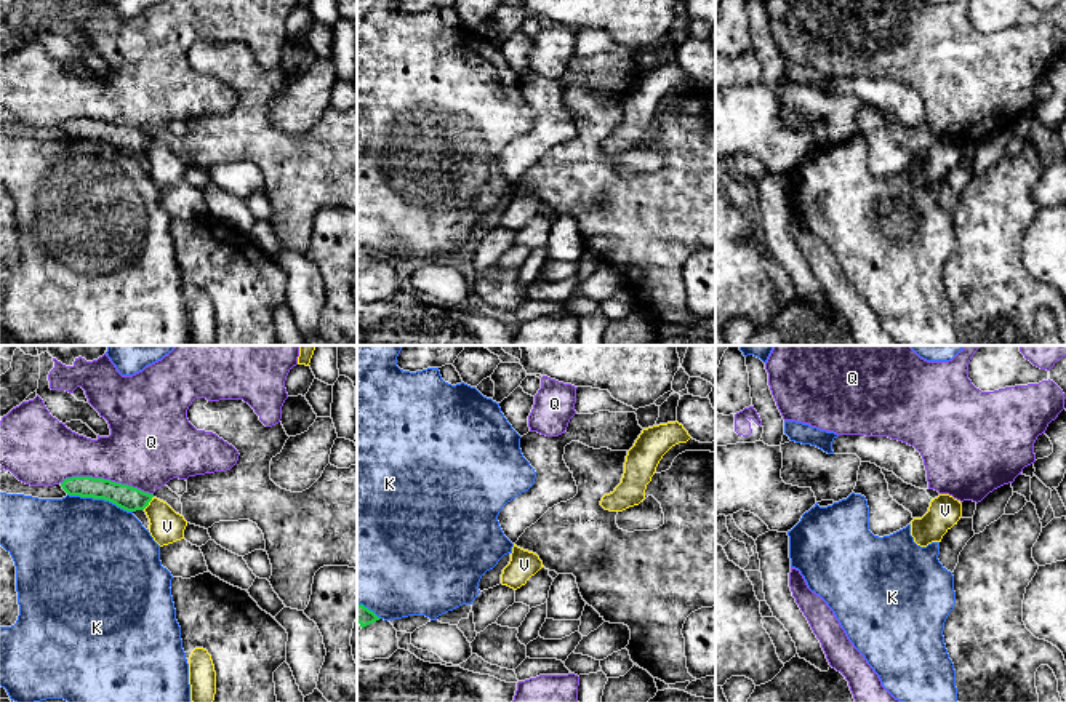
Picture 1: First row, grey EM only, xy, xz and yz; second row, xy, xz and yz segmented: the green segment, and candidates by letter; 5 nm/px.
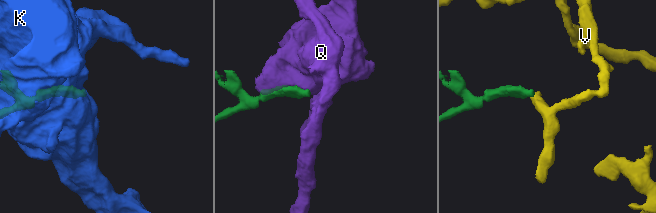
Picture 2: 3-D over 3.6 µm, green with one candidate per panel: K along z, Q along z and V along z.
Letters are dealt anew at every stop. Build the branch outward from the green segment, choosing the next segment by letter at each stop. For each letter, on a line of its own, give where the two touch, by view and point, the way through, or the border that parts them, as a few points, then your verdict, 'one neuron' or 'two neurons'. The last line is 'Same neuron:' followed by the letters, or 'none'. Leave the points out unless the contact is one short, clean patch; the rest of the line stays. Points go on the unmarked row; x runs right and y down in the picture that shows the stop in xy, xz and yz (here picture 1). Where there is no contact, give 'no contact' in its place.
K: xy (100, 139) | two neurons
Q: xy (108, 122) | two neurons
V: xy (149, 143) | along xy (152, 138), (143, 151) | two neurons
Same neuron: none

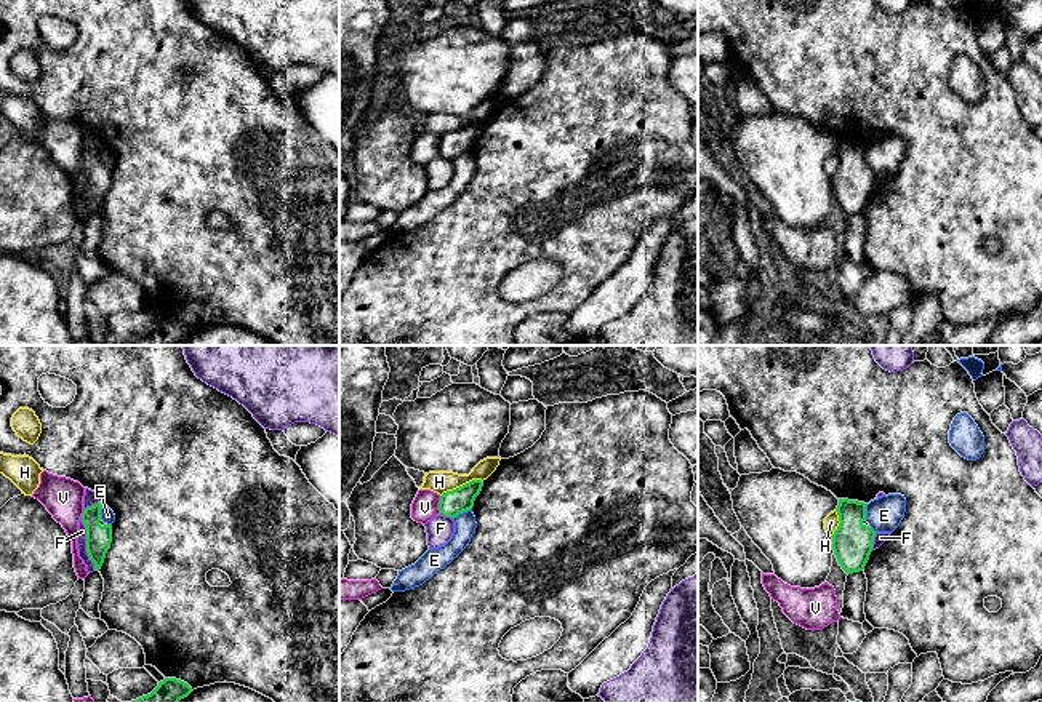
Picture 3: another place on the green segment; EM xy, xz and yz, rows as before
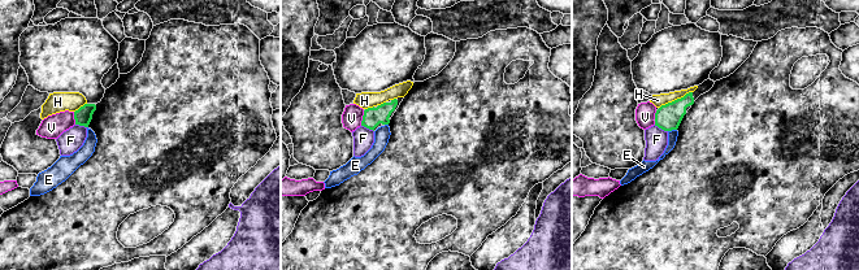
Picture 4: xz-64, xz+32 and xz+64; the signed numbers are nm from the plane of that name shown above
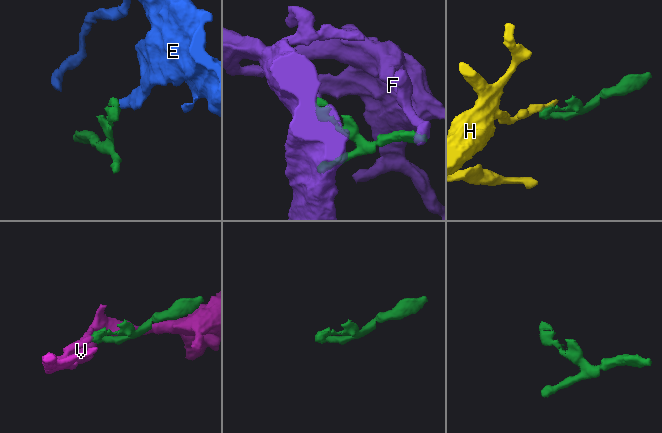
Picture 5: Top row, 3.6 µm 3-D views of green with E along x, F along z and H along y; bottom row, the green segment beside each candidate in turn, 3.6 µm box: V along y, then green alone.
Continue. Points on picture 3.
E: xz (461, 154) | along xz (471, 151), (453, 160) | two neurons
F: xy (87, 186) | along xy (80, 159), (85, 168), (85, 192), (95, 211) | two neurons
H: xz (463, 127) | along xz (482, 122), (469, 122), (447, 131), (440, 138) | two neurons
V: xz (439, 147) | two neurons
Same neuron: none

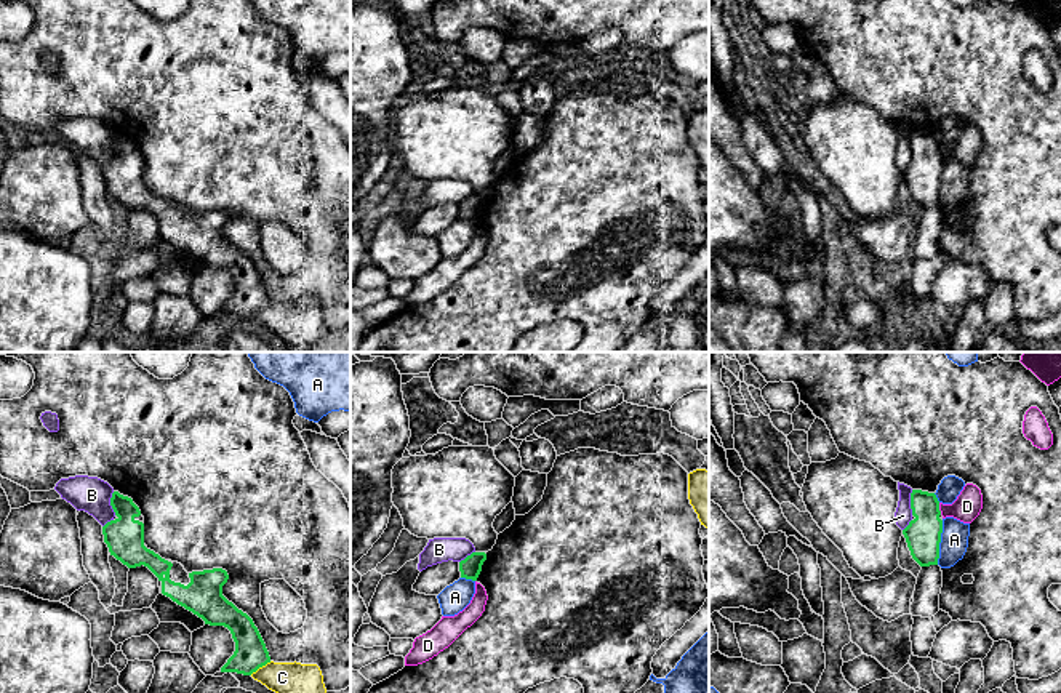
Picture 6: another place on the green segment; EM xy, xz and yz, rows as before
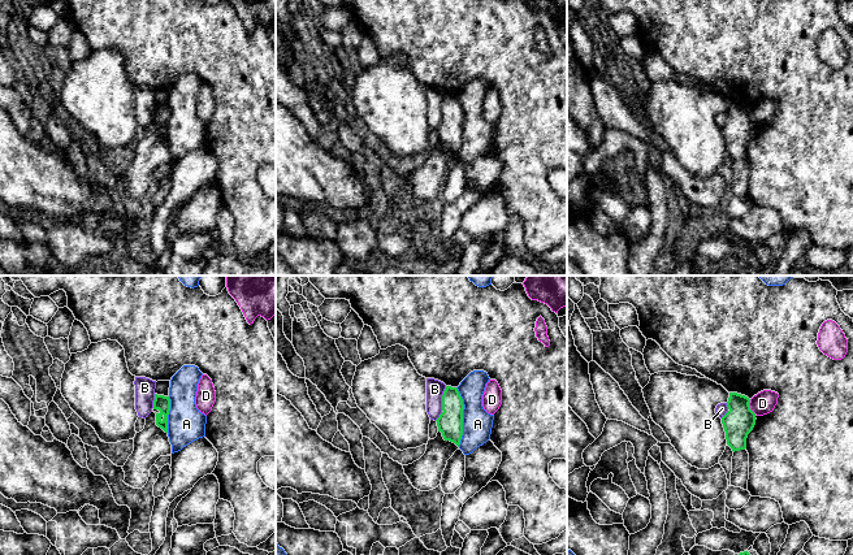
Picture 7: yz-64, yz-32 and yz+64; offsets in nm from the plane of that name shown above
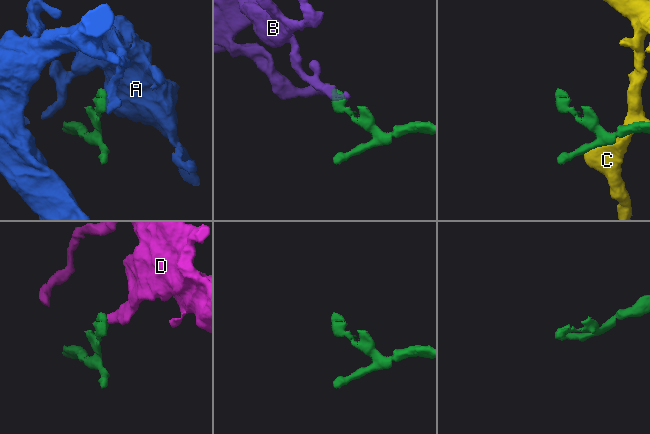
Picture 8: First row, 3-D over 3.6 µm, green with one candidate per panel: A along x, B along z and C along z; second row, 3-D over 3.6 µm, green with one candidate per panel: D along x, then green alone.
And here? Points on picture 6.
A: yz (940, 183) | along yz (943, 162), (936, 205) | two neurons
B: yz (911, 144) | along yz (912, 132), (911, 156) | two neurons
C: xy (260, 308) | two neurons
D: yz (938, 151) | along yz (938, 144), (941, 156) | two neurons
Same neuron: none

